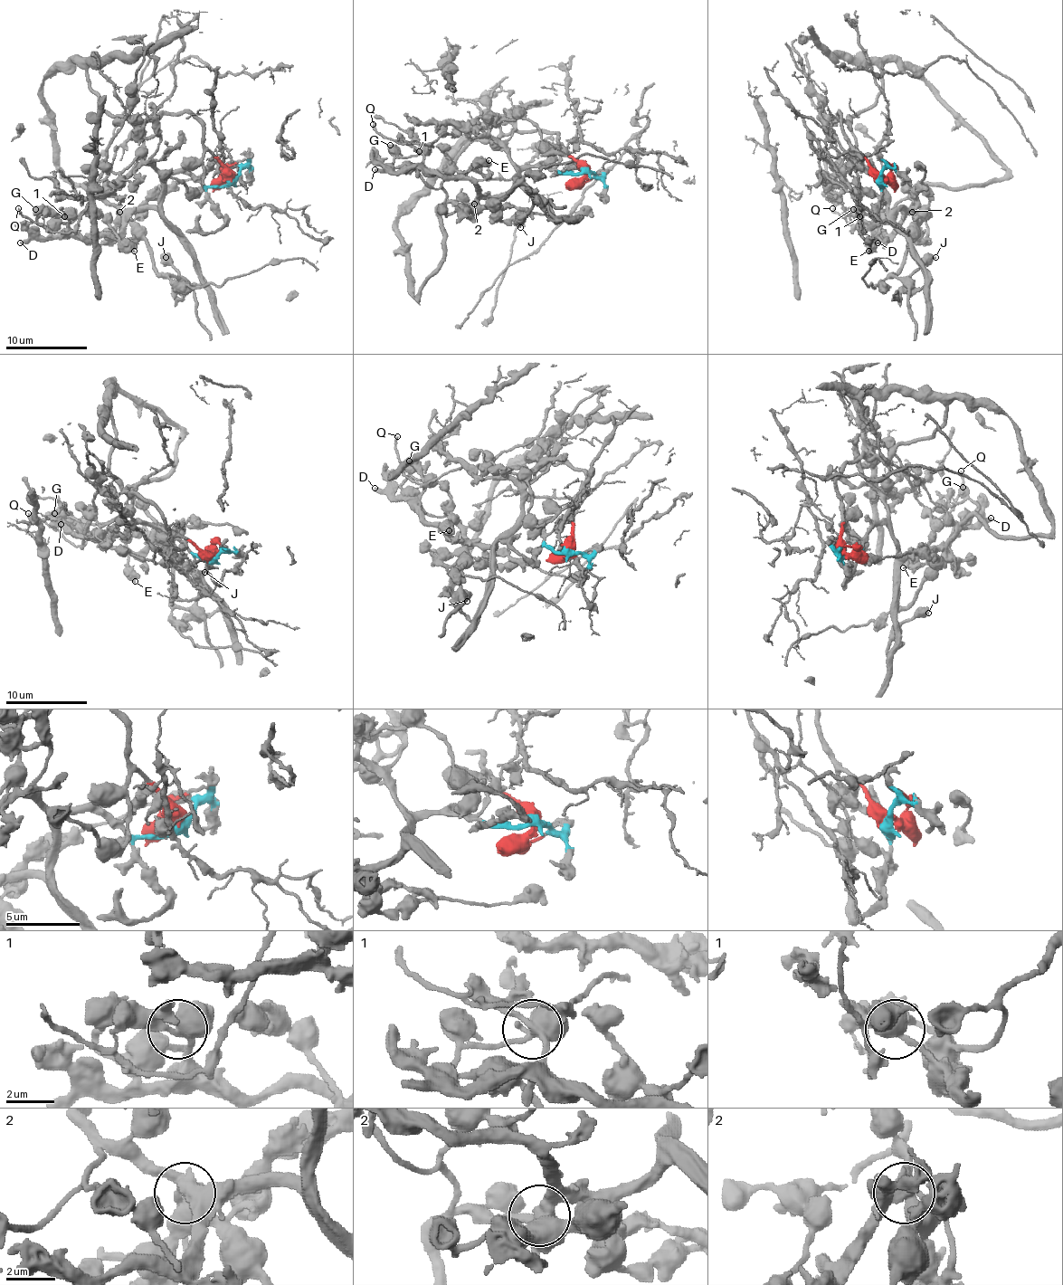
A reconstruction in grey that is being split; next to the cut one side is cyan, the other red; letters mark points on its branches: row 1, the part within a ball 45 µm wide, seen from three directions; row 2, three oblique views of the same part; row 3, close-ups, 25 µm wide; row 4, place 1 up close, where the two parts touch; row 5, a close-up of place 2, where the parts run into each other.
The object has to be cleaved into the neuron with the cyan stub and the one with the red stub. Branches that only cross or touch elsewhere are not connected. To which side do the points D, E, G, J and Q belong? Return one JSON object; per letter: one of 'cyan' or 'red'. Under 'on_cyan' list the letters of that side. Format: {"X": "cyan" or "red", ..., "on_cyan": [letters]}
{"D": "cyan", "E": "red", "G": "red", "J": "red", "Q": "red", "on_cyan": ["D"]}

